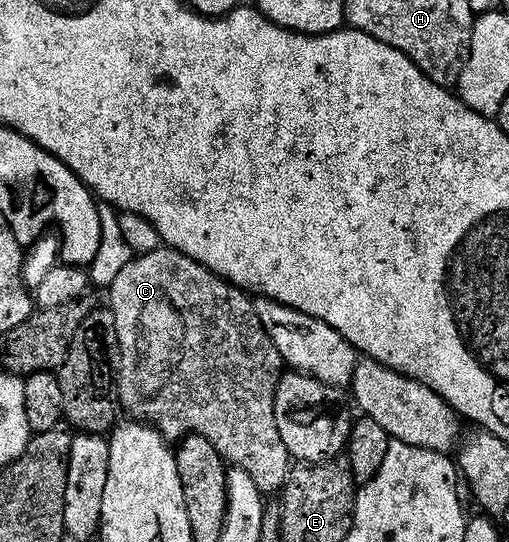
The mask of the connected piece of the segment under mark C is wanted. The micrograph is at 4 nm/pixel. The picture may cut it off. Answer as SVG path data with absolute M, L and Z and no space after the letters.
M161 246L145 256L136 256L114 278L110 289L112 295L111 311L116 314L116 329L118 330L118 342L120 343L120 366L116 373L116 385L120 391L120 406L125 413L129 412L133 421L147 424L149 428L156 429L165 440L179 442L188 436L201 436L216 446L218 454L229 465L238 466L250 474L254 480L254 486L265 494L279 493L288 481L288 474L294 467L294 461L286 446L282 442L282 434L278 434L278 421L274 418L274 398L276 387L280 381L286 365L284 359L278 354L278 346L266 334L262 322L256 313L253 297L242 288L235 288L221 276L215 276L206 266L194 262L194 258L186 258L186 254L174 251L173 248Z

